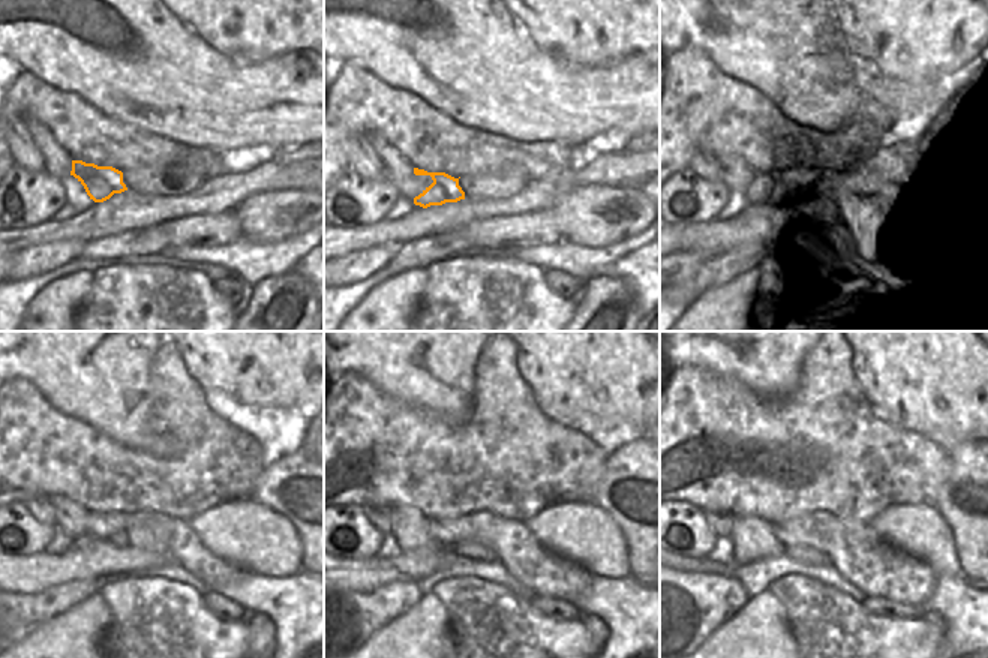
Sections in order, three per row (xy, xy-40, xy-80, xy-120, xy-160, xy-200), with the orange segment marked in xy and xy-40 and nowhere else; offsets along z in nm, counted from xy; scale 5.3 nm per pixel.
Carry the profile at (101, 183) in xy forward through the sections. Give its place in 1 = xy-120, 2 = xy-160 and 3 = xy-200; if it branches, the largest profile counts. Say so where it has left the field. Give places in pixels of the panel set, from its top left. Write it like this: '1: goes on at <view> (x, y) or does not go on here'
1: goes on at xy-120 (122, 538)
2: goes on at xy-160 (470, 550)
3: goes on at xy-200 (804, 555)

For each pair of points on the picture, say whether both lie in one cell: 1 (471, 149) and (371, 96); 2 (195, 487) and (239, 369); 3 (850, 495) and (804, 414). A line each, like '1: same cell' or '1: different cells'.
1: same cell
2: different cells
3: same cell

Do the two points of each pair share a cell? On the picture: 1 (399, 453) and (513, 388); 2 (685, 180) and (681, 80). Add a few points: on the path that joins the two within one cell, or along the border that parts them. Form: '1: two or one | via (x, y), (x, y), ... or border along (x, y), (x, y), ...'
1: one | via (429, 453), (456, 453), (491, 418)
2: two | border along (688, 165), (675, 174)

